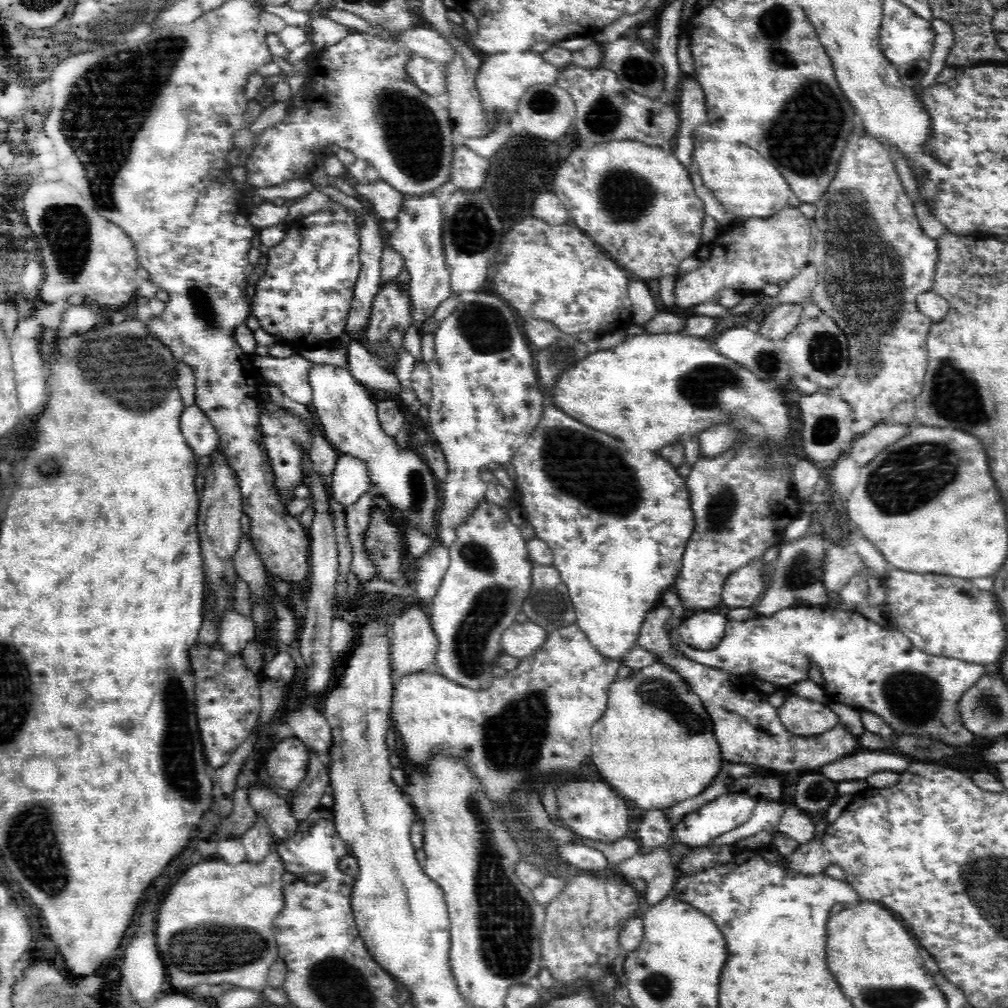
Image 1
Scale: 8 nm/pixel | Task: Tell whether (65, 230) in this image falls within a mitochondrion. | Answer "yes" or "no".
yes

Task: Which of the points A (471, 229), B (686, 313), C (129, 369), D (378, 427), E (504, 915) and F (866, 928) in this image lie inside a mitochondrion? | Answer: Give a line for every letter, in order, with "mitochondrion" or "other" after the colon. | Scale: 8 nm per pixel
A: mitochondrion
B: other
C: mitochondrion
D: other
E: mitochondrion
F: other

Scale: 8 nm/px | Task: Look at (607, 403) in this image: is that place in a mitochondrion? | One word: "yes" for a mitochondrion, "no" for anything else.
no

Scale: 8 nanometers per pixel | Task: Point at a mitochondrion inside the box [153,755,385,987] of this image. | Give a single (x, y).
(196, 951)

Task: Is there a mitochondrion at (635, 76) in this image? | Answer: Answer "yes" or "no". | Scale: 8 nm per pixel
yes

